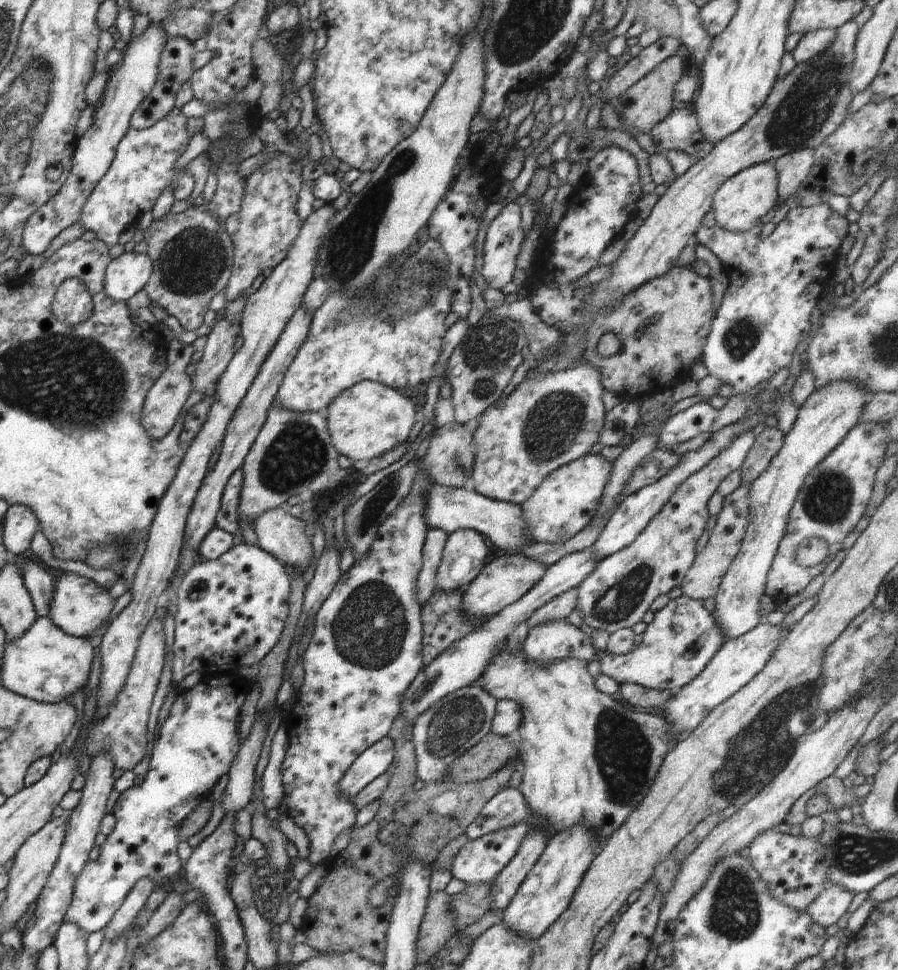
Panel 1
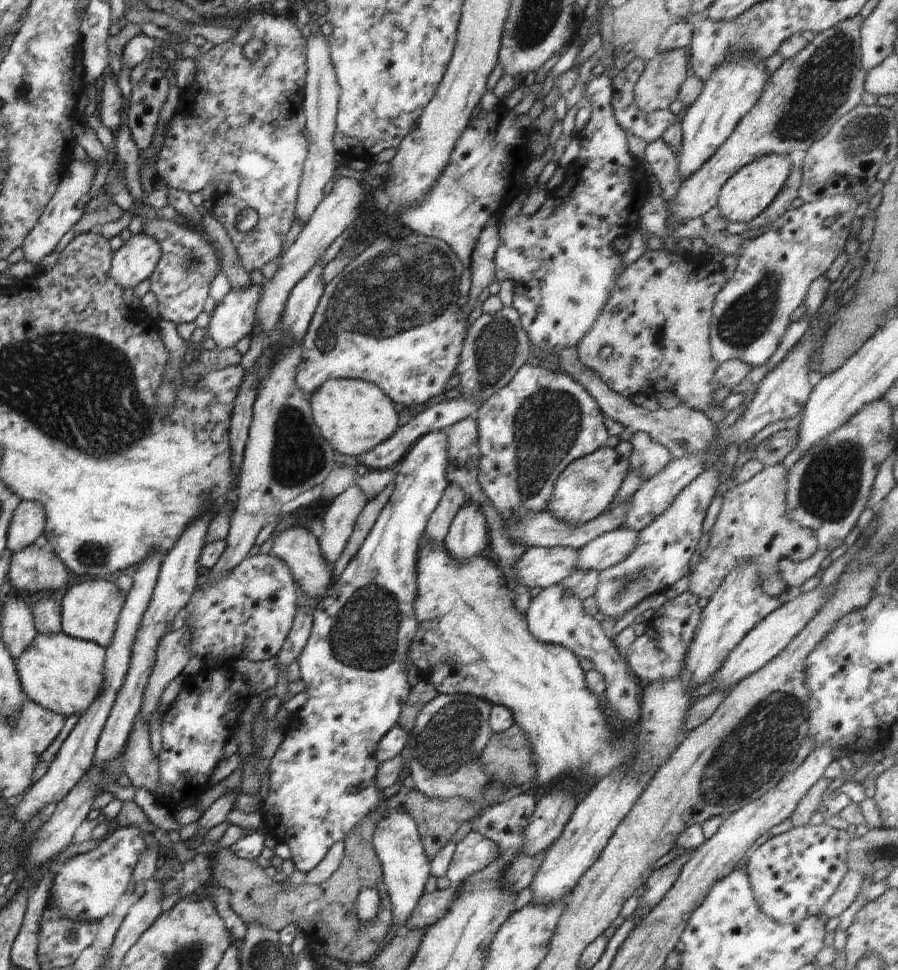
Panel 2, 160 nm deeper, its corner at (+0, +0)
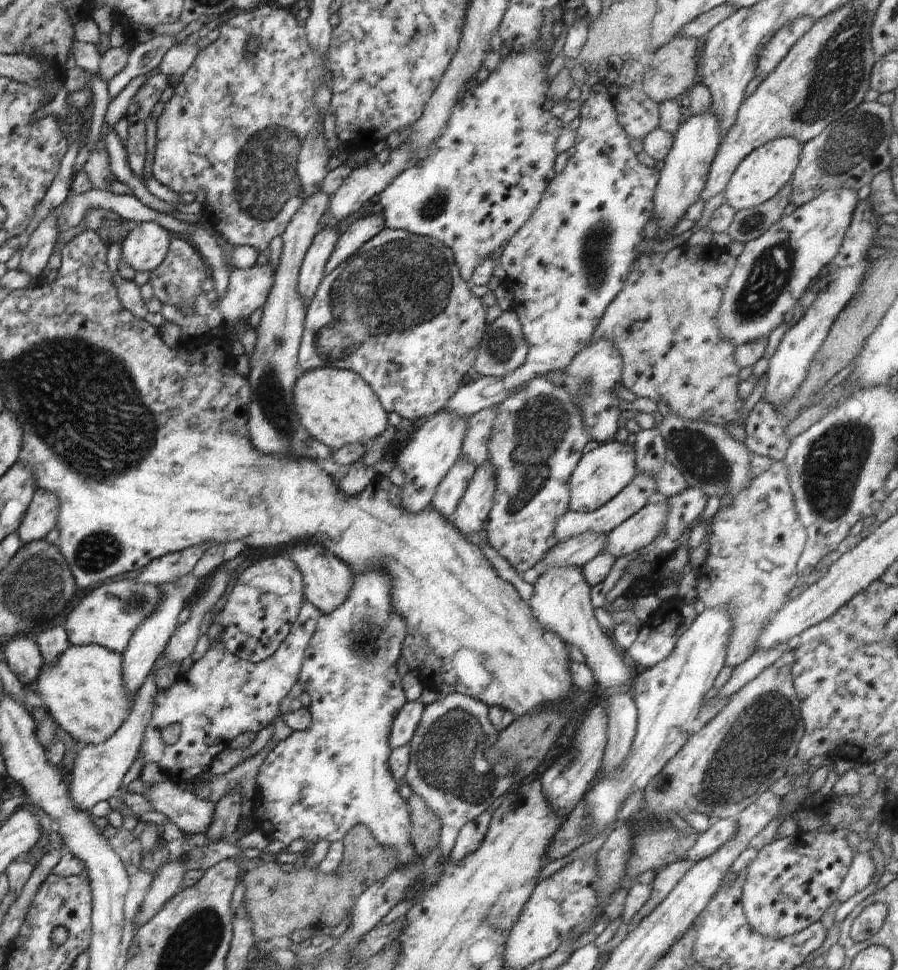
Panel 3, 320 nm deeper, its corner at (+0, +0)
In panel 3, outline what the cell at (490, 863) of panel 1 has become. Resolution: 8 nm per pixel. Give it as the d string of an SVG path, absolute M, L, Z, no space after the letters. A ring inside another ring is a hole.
M484 811L480 816L462 826L456 837L454 848L446 861L448 863L457 863L467 857L467 854L474 852L482 844L483 838L486 836L490 819L490 812Z

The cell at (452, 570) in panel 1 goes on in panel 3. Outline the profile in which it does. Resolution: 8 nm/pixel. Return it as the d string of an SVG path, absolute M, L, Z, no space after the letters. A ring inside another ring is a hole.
M486 459L475 470L455 510L456 519L453 526L463 534L463 537L472 532L477 533L481 529L493 505L495 490L494 465L490 459Z

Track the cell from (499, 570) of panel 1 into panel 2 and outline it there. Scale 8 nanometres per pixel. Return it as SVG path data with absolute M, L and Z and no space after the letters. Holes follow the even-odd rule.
M530 547L526 552L519 552L520 558L515 564L519 582L528 590L560 583L578 569L578 551L572 547Z

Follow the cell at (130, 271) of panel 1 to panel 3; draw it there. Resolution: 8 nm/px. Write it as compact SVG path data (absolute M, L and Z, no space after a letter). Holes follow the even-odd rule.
M157 222L138 223L123 240L121 258L135 271L150 273L164 262L172 235Z

